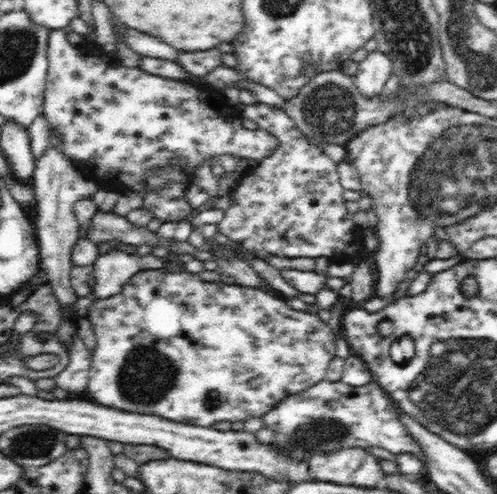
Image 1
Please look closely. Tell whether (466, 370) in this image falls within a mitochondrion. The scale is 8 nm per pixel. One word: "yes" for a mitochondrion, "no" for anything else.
yes

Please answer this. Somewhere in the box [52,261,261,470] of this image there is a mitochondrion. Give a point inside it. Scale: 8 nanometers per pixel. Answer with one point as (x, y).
(145, 375)

